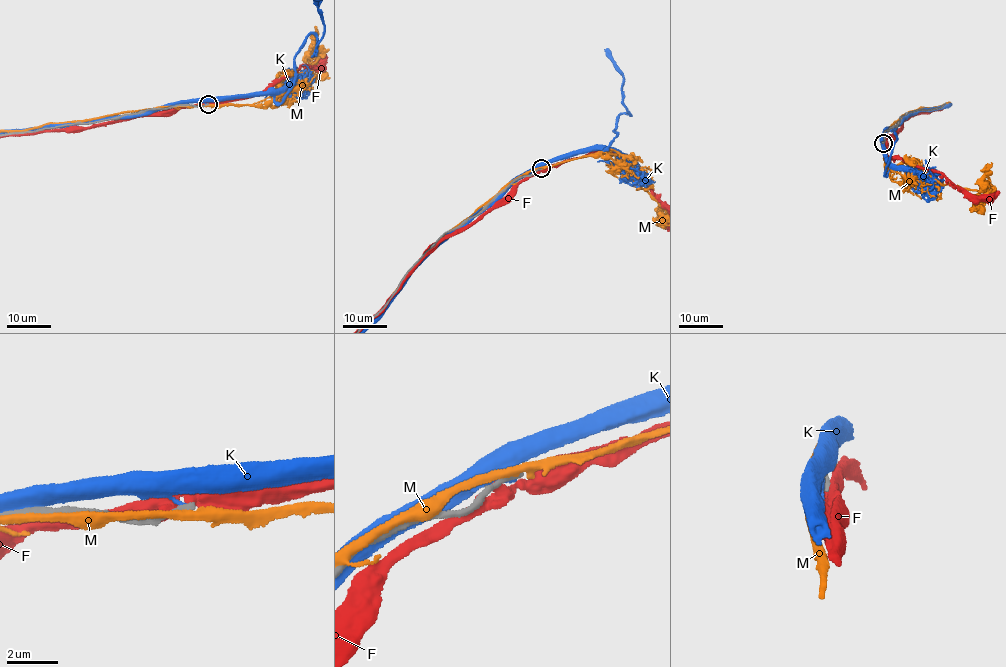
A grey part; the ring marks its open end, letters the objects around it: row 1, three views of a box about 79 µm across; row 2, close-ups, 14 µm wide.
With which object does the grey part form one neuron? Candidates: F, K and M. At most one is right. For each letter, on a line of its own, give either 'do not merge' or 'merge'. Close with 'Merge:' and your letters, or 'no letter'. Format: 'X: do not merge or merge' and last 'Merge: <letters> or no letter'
F: do not merge
K: do not merge
M: do not merge
Merge: no letter

